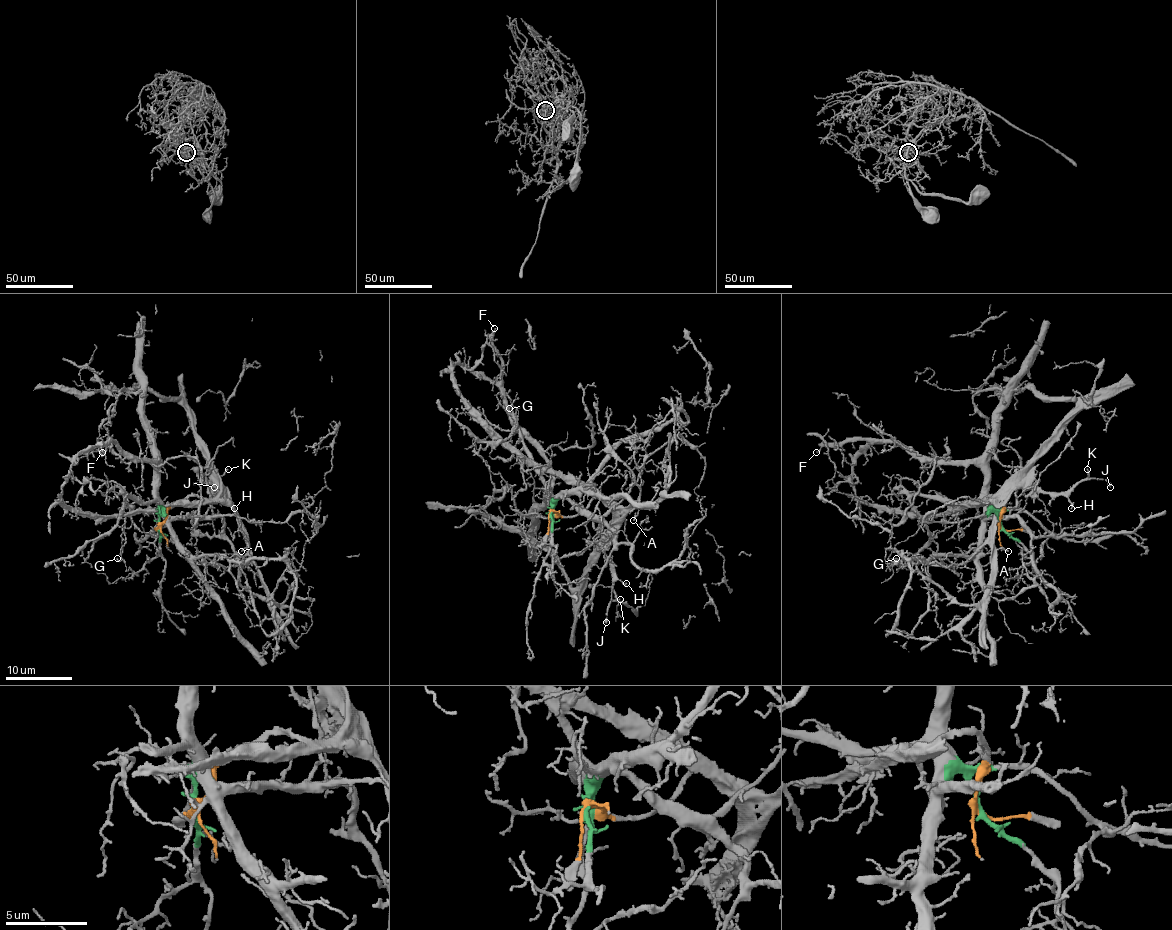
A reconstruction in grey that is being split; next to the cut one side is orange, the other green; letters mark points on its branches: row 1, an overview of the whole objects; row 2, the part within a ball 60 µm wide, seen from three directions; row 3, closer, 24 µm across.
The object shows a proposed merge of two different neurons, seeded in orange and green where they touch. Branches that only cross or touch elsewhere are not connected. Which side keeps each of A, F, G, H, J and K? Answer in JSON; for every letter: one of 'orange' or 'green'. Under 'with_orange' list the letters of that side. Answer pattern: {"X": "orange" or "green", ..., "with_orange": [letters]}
{"A": "orange", "F": "green", "G": "green", "H": "orange", "J": "orange", "K": "orange", "with_orange": ["A", "H", "J", "K"]}

